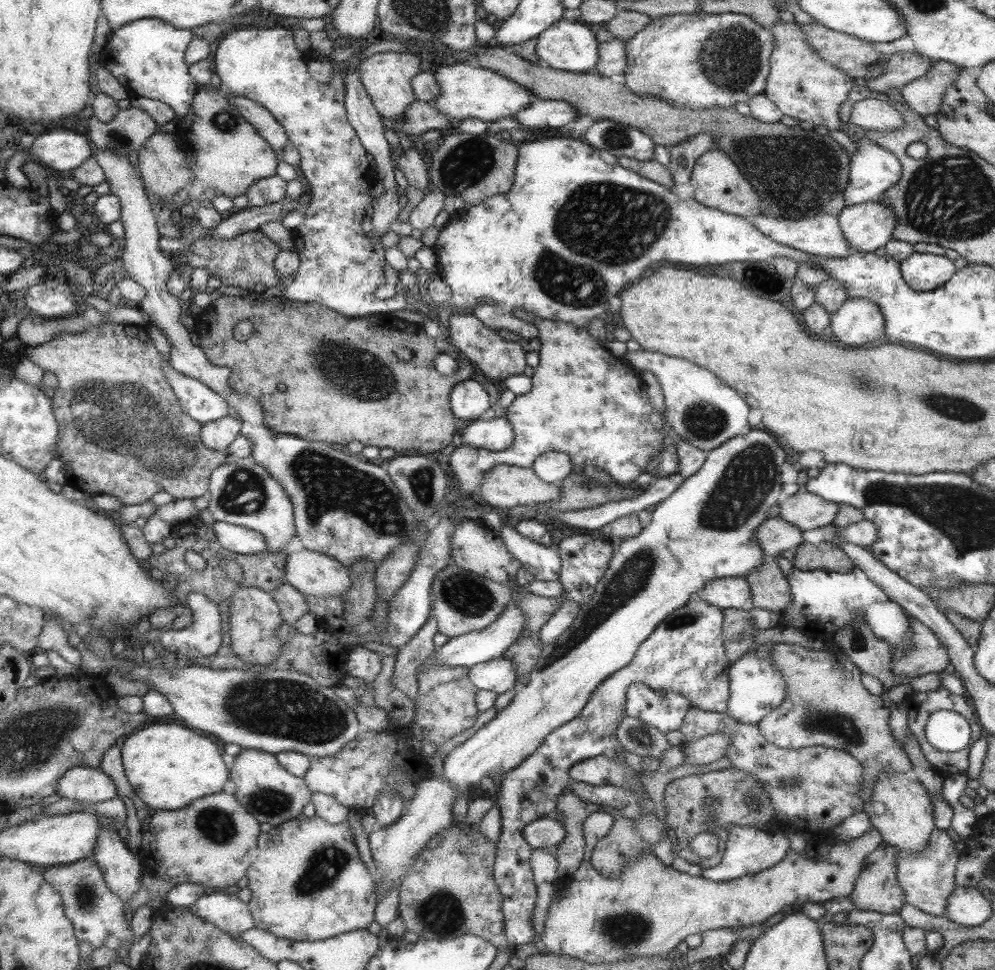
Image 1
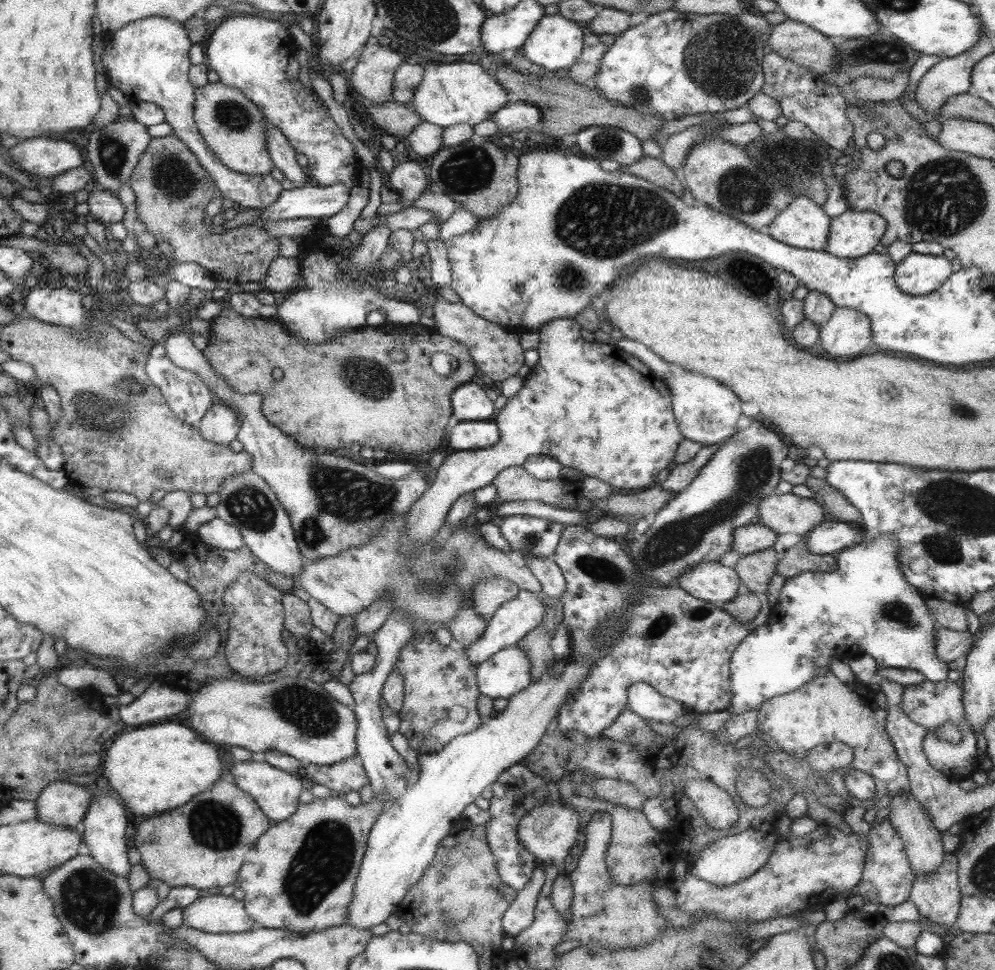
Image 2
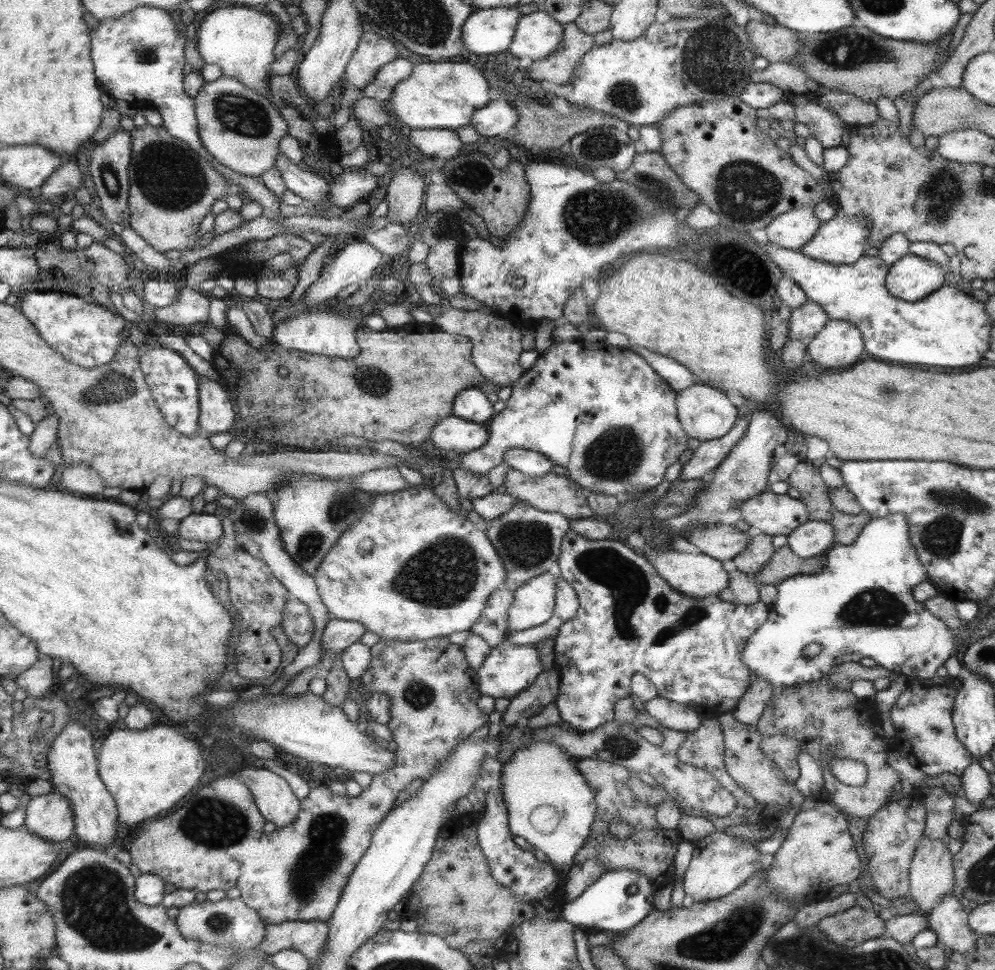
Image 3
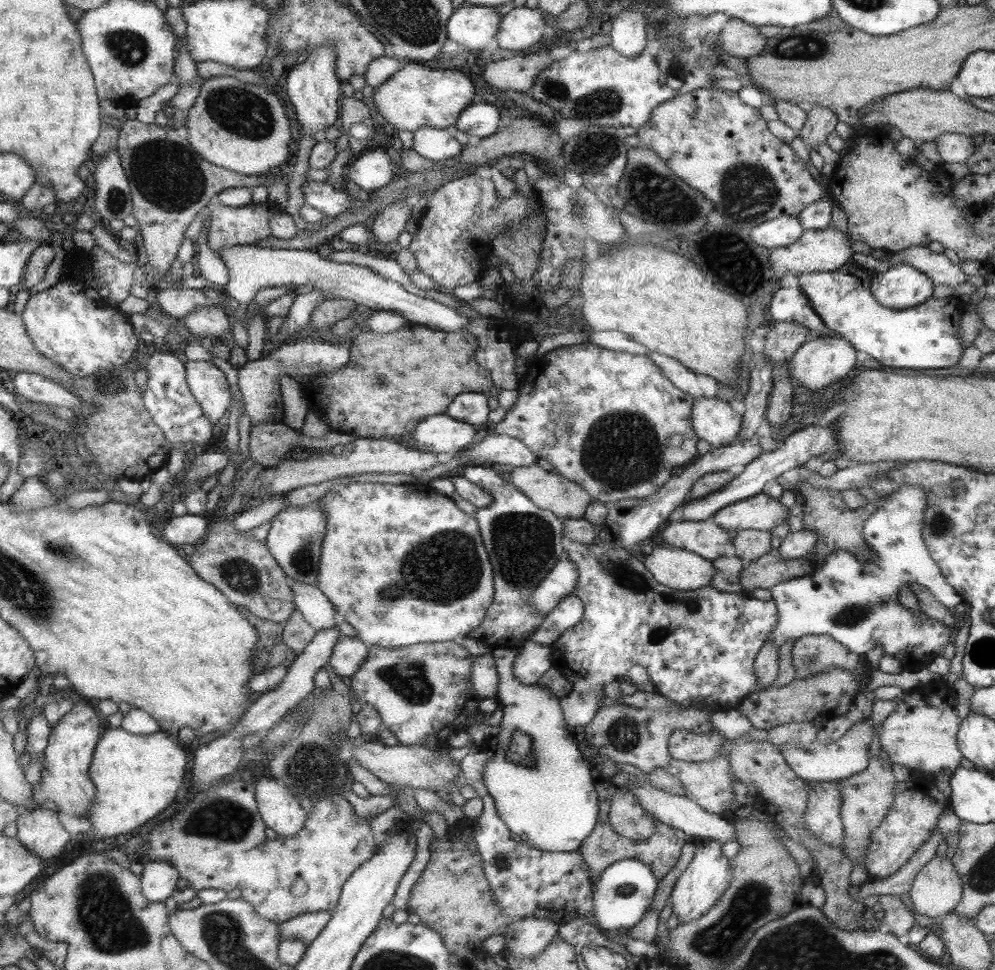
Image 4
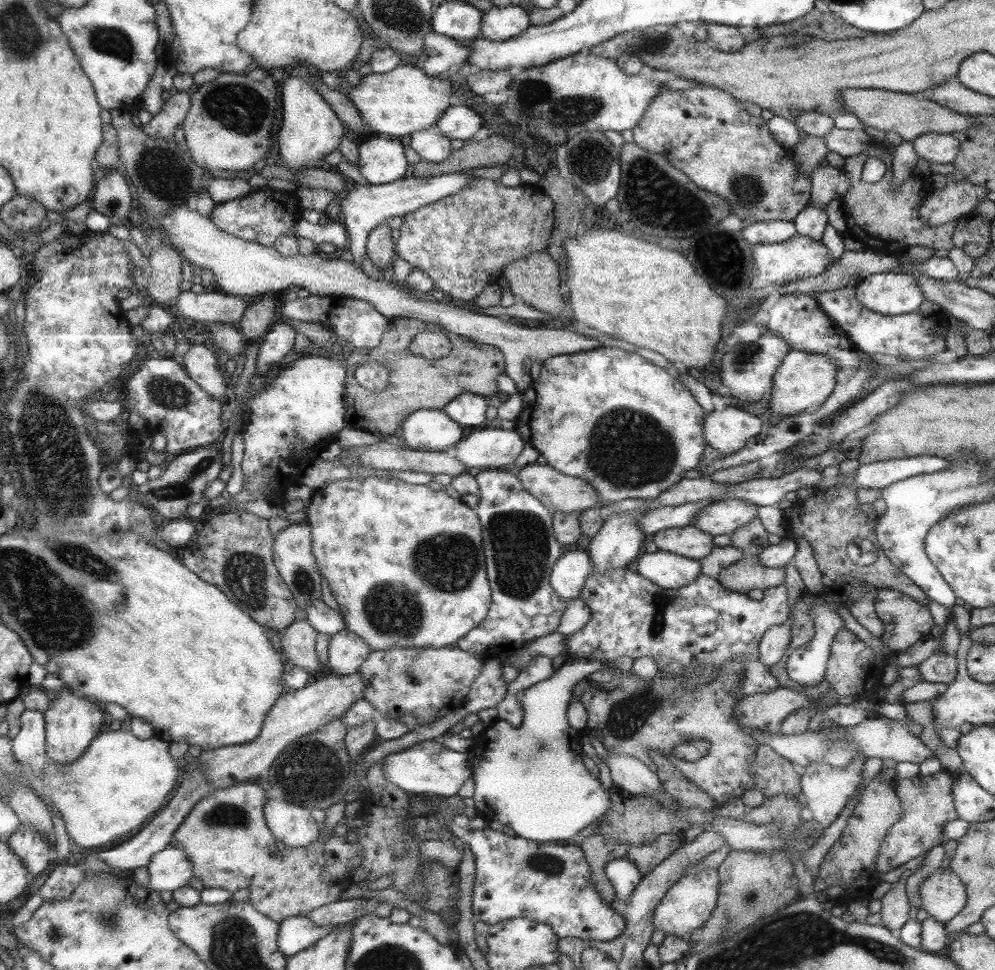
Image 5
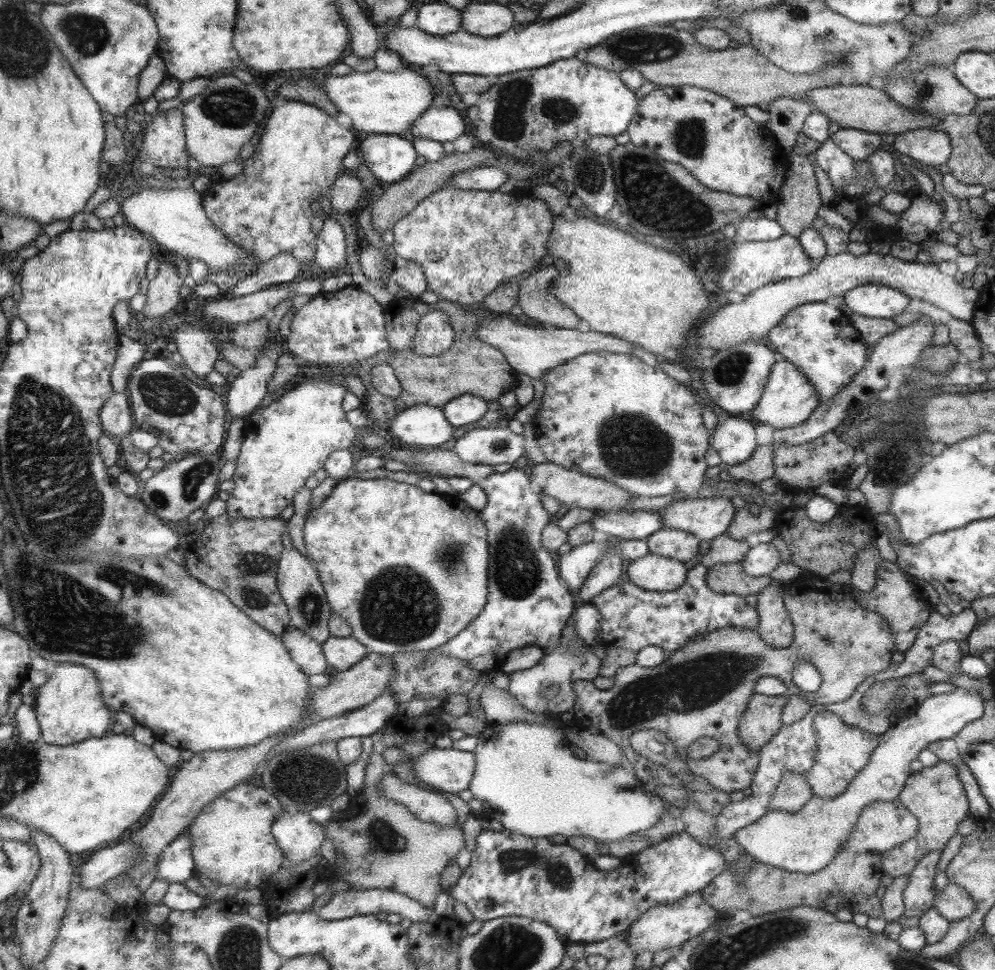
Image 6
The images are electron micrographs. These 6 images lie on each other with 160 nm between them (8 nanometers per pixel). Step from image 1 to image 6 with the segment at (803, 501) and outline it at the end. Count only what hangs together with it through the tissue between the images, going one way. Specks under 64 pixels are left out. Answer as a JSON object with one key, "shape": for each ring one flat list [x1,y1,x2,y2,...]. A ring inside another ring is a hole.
{"shape":[[728,495,683,500,659,508,657,512,662,529,687,532,697,541,713,541,725,534,734,520,737,502]]}

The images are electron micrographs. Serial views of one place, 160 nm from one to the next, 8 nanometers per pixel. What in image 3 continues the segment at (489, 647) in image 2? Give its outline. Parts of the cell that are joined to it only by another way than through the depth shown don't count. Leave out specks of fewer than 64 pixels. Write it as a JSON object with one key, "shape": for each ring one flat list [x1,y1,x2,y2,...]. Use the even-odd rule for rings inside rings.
{"shape":[[540,573,514,593,508,614,508,634,544,623,553,613,557,574]]}

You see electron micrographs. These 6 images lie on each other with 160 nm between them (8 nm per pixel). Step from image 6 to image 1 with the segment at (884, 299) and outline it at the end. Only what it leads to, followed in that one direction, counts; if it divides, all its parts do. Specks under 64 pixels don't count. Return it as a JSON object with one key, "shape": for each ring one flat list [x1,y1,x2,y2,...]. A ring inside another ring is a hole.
{"shape":[[912,252,901,261,902,279,912,289,923,292,941,287,954,273,953,262,945,255]]}

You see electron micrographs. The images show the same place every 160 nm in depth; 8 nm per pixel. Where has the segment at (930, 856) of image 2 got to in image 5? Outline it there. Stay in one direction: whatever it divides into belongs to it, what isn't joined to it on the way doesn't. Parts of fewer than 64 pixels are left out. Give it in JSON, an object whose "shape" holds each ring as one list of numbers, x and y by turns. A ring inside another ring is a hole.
{"shape":[[938,868,919,889,920,906,929,917,946,923,966,906,966,887,949,868]]}

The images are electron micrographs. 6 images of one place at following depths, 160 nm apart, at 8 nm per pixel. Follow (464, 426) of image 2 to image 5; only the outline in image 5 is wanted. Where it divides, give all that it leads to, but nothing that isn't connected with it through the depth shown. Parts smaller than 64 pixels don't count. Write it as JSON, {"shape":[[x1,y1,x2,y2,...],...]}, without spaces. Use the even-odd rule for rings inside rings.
{"shape":[[421,409,411,413,407,416,405,422,403,422,401,436,404,441,402,444,407,444,404,447,416,451,445,451,452,444,461,442,461,436,463,436,461,427,462,425,457,424,446,414,439,412,439,410]]}

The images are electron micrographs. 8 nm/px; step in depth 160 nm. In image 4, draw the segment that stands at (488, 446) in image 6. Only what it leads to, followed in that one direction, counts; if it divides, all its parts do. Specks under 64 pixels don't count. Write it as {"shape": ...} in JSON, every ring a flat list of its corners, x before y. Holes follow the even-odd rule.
{"shape":[[491,433,479,442,469,444,457,452,451,460,444,464,437,464,431,469,415,475,416,481,426,483,429,479,447,475,461,464,461,467,477,466,490,467,493,464,506,465,512,468,527,468,536,464,538,458,535,453,527,450,526,445,515,437,504,434]]}

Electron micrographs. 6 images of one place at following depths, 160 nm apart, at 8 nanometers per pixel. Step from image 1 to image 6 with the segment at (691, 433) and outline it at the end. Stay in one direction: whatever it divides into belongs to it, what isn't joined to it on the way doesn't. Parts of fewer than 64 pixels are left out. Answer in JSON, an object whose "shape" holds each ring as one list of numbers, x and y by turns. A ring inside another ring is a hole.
{"shape":[[729,415,714,428,712,449,719,456,720,462,729,466,739,465,754,455,754,426,753,421]]}

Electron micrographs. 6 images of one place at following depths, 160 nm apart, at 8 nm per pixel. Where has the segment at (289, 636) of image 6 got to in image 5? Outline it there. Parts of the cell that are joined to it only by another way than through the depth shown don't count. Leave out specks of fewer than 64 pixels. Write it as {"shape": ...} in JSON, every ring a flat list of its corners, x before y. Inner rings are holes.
{"shape":[[297,618,283,630,280,653,287,665,303,667,310,675,321,668,317,650,314,648,318,633,303,618]]}

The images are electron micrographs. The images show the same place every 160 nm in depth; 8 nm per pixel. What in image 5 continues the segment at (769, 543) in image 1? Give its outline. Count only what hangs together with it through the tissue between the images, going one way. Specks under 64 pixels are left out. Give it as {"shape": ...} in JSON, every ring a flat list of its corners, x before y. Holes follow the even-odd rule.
{"shape":[[686,525,657,532,653,536,655,547,661,552,678,553,693,560,700,560,714,547,712,537]]}

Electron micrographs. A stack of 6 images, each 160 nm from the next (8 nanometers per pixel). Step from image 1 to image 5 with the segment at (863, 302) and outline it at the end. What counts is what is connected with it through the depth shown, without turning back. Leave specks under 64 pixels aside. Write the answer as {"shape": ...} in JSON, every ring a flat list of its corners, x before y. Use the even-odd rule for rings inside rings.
{"shape":[[788,350,773,376,773,392,768,401,773,416,793,416,816,409,833,394,835,386,834,360,822,354]]}

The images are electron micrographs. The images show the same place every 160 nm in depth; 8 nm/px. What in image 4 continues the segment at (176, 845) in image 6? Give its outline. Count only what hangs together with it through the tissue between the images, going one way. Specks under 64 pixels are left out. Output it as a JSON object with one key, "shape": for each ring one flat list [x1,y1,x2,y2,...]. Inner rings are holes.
{"shape":[[167,861,145,863,141,877,145,896,153,902,171,897,182,878,178,868]]}

